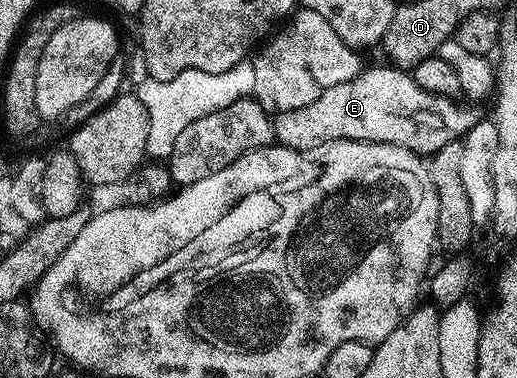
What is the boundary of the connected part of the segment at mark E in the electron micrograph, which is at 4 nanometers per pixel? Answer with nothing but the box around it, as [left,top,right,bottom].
[273,68,484,155]

